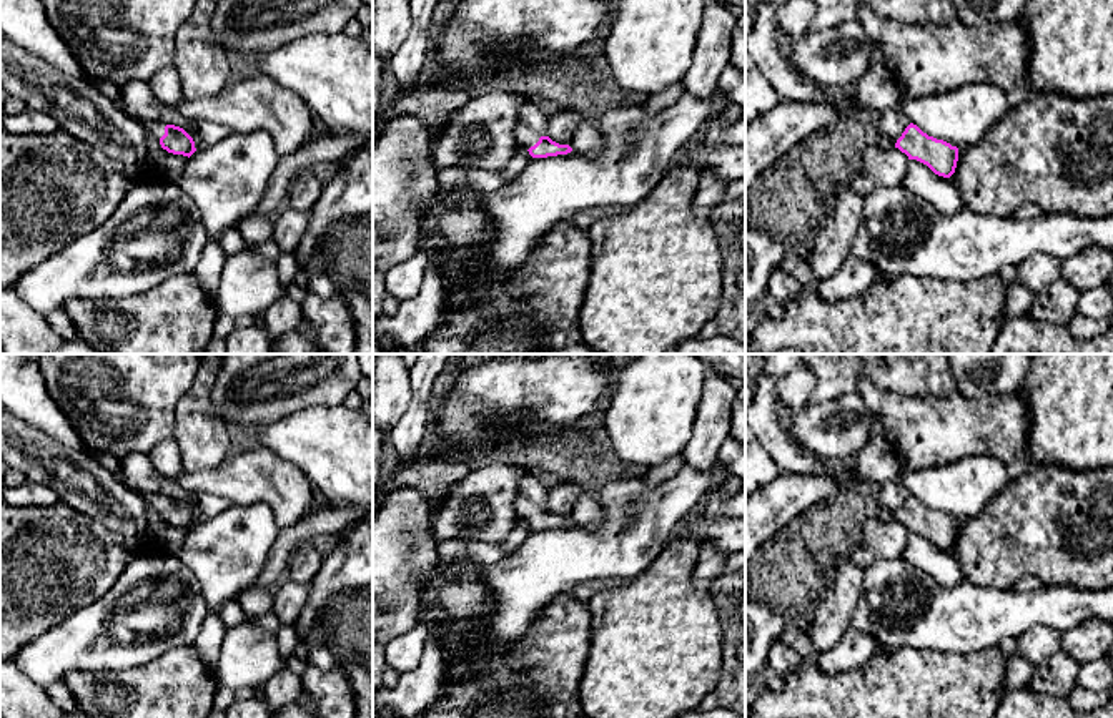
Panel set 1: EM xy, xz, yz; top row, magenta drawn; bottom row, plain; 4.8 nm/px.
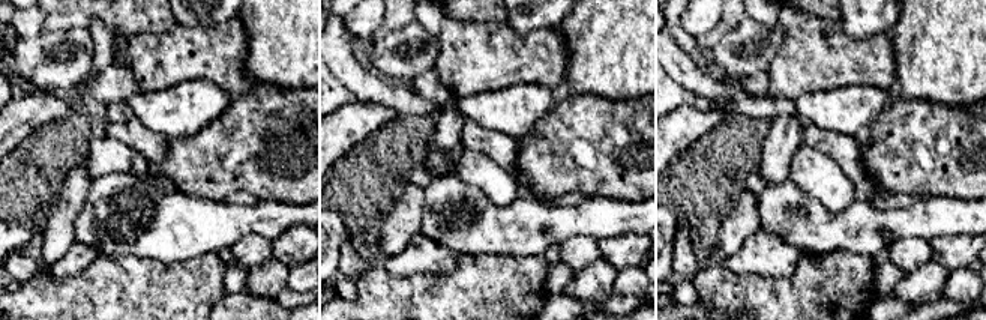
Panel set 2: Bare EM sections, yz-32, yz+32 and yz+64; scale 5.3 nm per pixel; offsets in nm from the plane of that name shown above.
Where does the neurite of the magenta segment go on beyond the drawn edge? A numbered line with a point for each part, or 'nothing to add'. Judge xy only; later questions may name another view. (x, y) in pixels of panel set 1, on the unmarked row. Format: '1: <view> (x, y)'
1: xy (153, 501)

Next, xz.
1: xz (531, 497)

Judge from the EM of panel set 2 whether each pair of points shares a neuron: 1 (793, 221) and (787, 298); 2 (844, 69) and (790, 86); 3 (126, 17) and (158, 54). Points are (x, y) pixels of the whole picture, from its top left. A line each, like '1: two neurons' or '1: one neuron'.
1: two neurons
2: one neuron
3: two neurons

